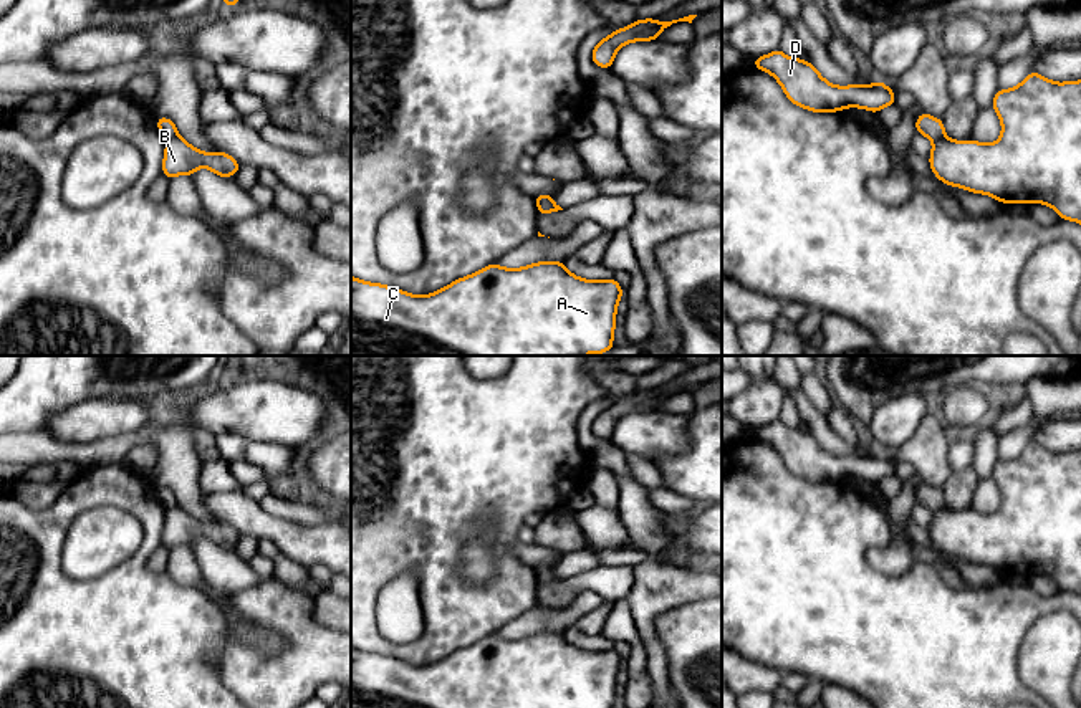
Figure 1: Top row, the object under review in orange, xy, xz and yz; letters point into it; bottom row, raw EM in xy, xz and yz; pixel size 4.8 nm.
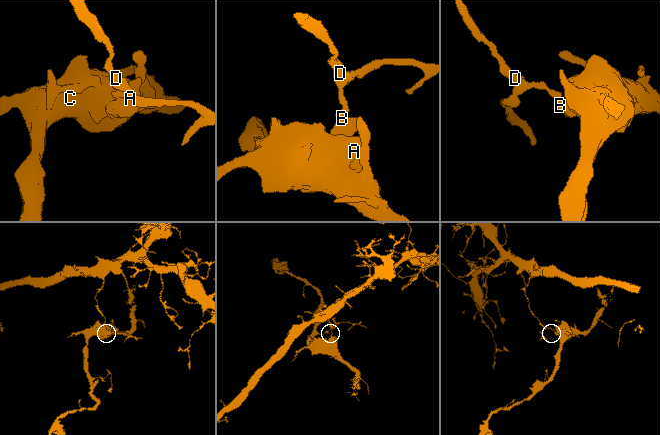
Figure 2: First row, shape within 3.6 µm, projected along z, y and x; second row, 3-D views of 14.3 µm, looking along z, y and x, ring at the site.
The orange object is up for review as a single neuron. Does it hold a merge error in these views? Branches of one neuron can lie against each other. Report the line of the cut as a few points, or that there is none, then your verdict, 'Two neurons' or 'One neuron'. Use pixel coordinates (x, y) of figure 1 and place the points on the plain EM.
Split along xy (177, 505), (166, 511). Two neurons

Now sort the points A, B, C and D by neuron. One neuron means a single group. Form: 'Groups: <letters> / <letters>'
Groups: A B C / D

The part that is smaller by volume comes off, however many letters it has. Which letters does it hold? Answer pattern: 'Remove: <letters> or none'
Remove: A, B, C

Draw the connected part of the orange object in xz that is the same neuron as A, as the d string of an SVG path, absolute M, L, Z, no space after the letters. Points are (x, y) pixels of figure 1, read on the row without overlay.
M538 632L523 639L493 634L425 667L351 645L351 708L613 708L622 665L614 648L583 650L569 643L563 632Z

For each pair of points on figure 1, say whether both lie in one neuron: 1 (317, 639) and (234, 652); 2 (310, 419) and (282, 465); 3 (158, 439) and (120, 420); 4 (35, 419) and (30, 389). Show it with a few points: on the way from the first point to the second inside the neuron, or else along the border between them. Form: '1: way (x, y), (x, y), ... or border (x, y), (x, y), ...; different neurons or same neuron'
1: way (297, 659), (292, 664), (254, 664); same neuron
2: border (254, 439), (278, 442), (292, 449); different neurons
3: border (144, 424), (134, 430), (101, 439); different neurons
4: way (30, 412), (30, 396); same neuron

